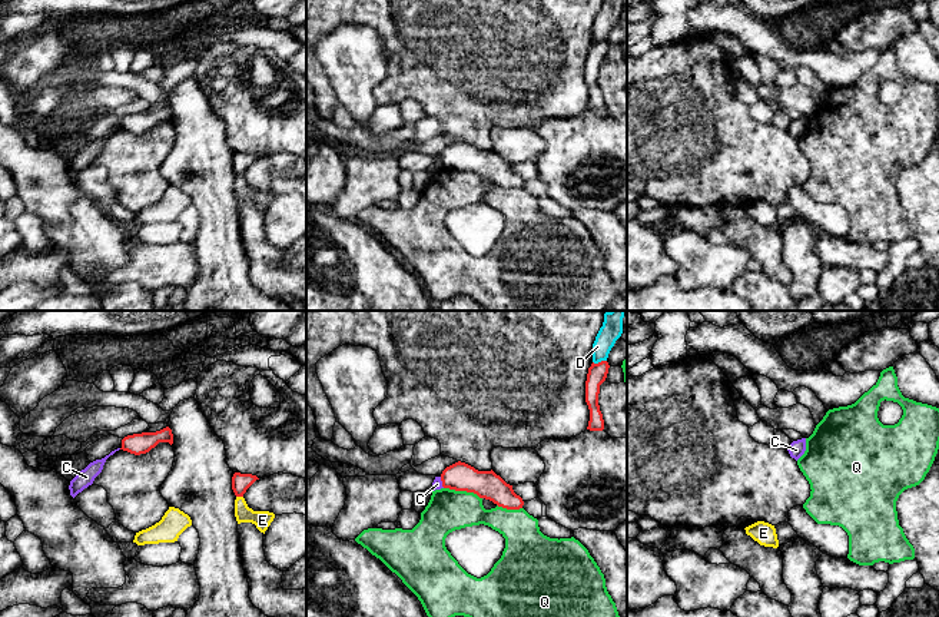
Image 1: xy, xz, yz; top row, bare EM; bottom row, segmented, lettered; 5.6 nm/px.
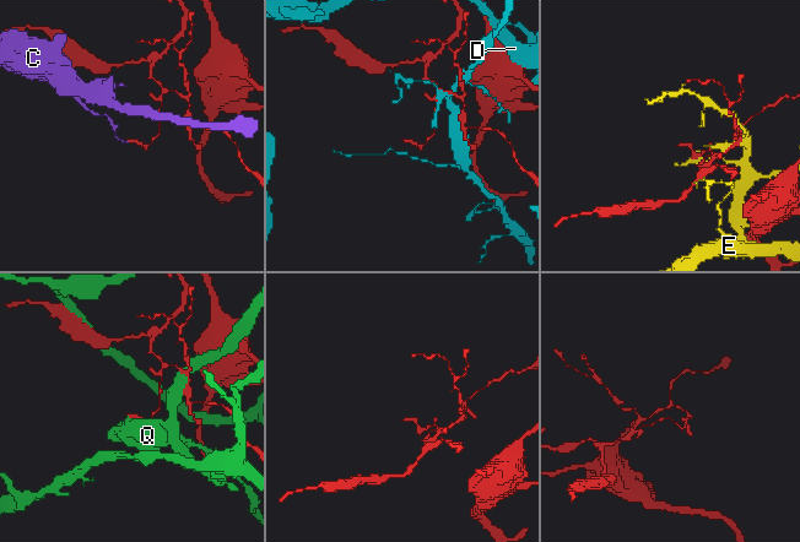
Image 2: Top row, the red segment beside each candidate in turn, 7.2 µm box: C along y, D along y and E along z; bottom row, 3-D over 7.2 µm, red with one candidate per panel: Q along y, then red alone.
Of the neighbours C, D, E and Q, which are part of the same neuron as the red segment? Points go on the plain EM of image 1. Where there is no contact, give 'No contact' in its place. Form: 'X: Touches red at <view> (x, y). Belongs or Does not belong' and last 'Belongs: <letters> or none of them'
C: Touches red at xz (443, 162). Does not belong
D: Touches red at xz (599, 42). Does not belong
E: Touches red at xy (239, 175). Does not belong
Q: Touches red at xz (463, 169). Does not belong
Belongs: none of them

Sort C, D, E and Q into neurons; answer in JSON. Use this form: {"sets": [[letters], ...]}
{"sets": [["C"], ["D"], ["E"], ["Q"]]}

